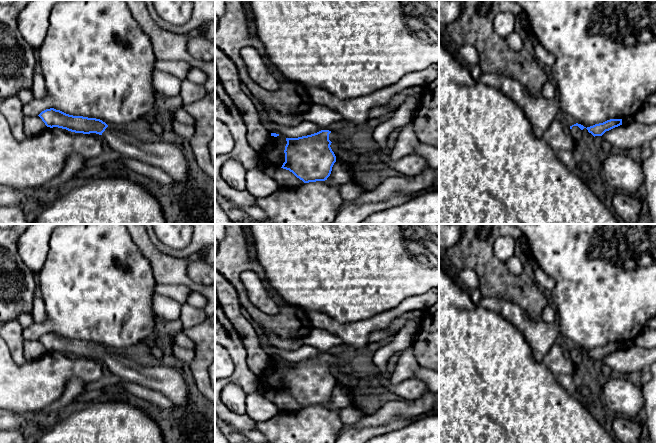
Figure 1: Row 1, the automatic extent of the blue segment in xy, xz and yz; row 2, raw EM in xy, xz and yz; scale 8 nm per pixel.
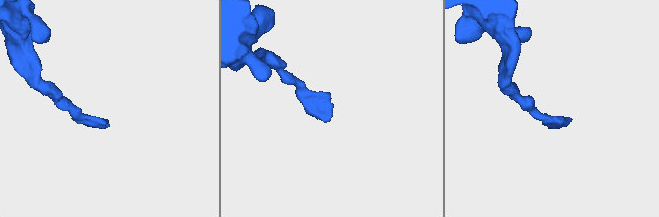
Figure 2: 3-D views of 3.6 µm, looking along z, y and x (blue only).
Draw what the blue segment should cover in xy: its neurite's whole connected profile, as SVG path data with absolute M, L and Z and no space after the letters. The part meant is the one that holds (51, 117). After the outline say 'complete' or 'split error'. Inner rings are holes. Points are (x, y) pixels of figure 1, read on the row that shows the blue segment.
M54 108L46 109L38 115L47 127L58 127L75 133L96 133L103 137L111 149L119 152L122 158L132 158L143 163L160 168L176 182L185 182L188 179L188 164L183 151L174 144L165 142L159 138L147 138L134 132L124 132L115 126L108 126L105 122L96 118L73 116Z; split error

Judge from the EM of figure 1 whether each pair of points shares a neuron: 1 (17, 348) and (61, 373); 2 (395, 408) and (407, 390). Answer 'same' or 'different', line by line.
1: different
2: different

